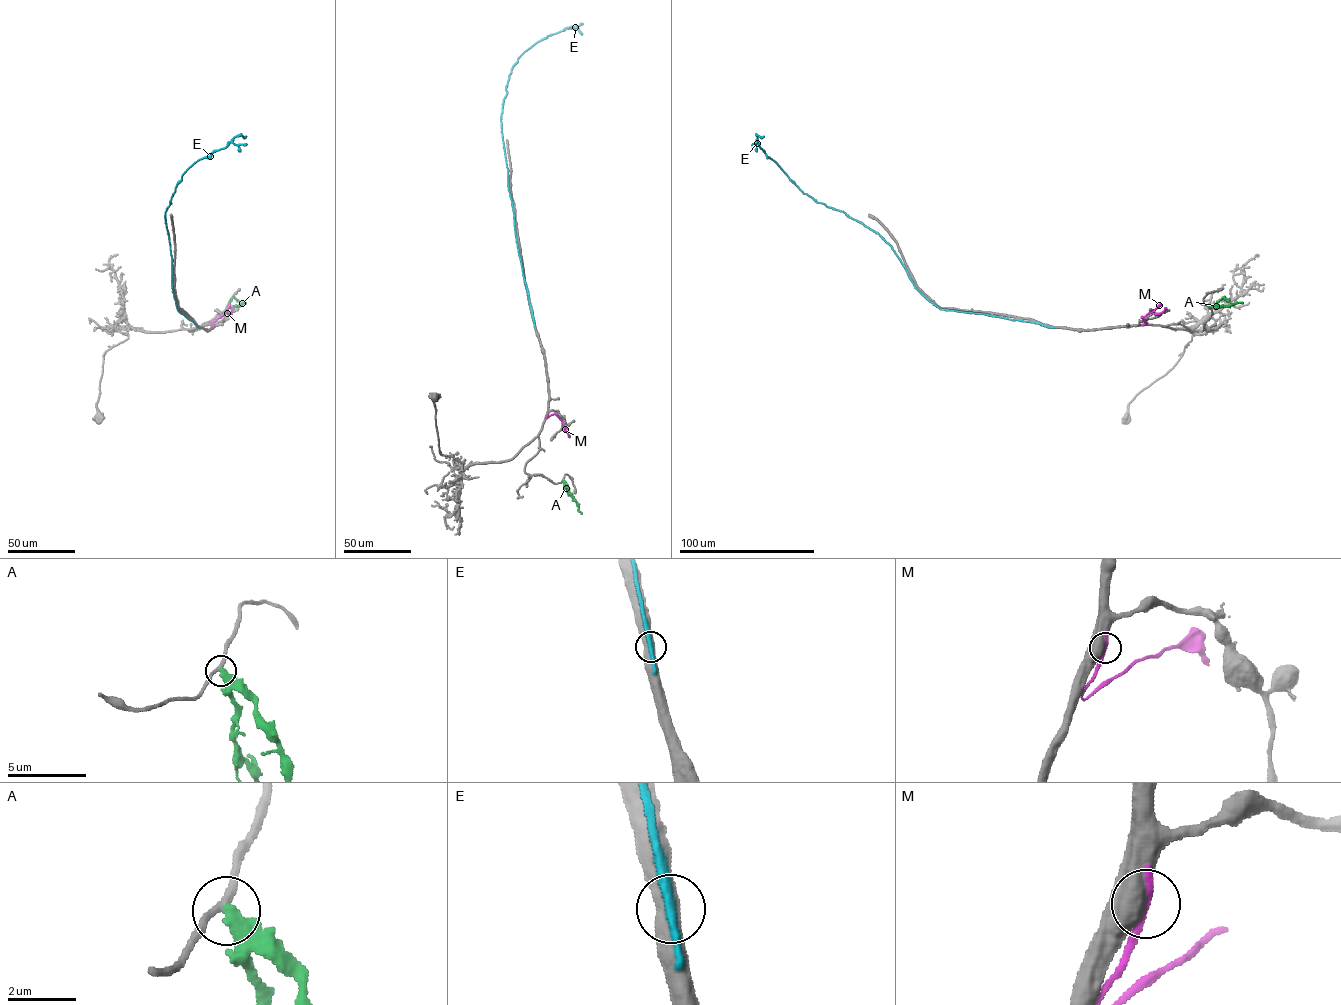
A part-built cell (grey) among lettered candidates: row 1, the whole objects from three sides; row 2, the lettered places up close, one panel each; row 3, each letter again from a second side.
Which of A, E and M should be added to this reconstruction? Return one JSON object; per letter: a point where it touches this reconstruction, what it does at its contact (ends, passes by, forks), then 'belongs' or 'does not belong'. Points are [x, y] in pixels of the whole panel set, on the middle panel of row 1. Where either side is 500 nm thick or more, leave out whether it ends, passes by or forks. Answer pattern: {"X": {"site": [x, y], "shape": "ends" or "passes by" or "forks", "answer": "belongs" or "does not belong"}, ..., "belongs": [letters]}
{"A": {"site": [563, 480], "shape": "ends", "answer": "does not belong"}, "E": {"site": [534, 323], "answer": "does not belong"}, "M": {"site": [548, 414], "shape": "ends", "answer": "does not belong"}, "belongs": []}

